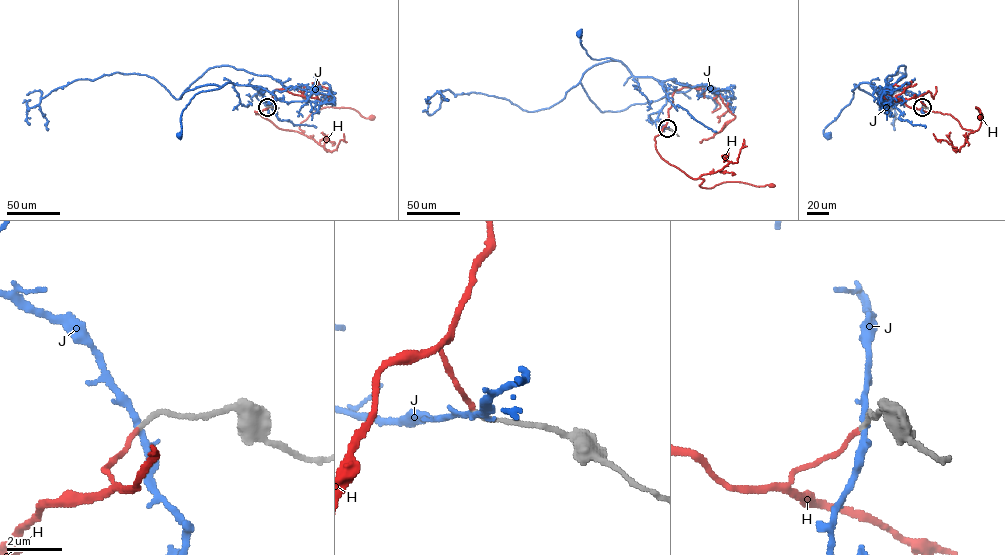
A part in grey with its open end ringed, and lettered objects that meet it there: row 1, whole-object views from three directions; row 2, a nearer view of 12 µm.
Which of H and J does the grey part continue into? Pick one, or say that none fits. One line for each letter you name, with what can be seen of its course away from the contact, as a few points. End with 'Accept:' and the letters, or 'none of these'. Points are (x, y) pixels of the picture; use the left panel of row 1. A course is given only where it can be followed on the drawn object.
H: Its course: (266, 107), (254, 111), (279, 128), (299, 132), (304, 131), (300, 123), (326, 107), (350, 108), (372, 117)
Accept: H

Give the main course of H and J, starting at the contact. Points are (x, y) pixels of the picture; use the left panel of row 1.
H: (266, 107), (254, 111), (279, 128), (299, 132), (304, 131), (300, 123), (326, 107), (350, 108), (372, 117)
J: (267, 107), (254, 94), (266, 88), (226, 82), (218, 88), (198, 92), (190, 99), (182, 110), (179, 135)

